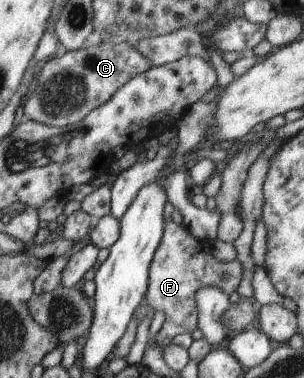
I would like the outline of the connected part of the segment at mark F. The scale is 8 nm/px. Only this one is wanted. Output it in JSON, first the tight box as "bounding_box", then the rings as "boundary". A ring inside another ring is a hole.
{"bounding_box":[145,221,242,347],"boundary":[[[165,221],[162,241],[150,263],[149,285],[145,295],[151,309],[155,312],[164,311],[165,321],[161,329],[152,336],[153,342],[158,346],[168,347],[179,333],[192,333],[197,328],[195,295],[200,287],[214,285],[226,294],[237,291],[242,279],[242,265],[236,259],[223,263],[214,256],[208,255],[211,245],[212,243],[196,239],[183,223]],[[180,243],[186,243],[186,245],[180,245]]]}

